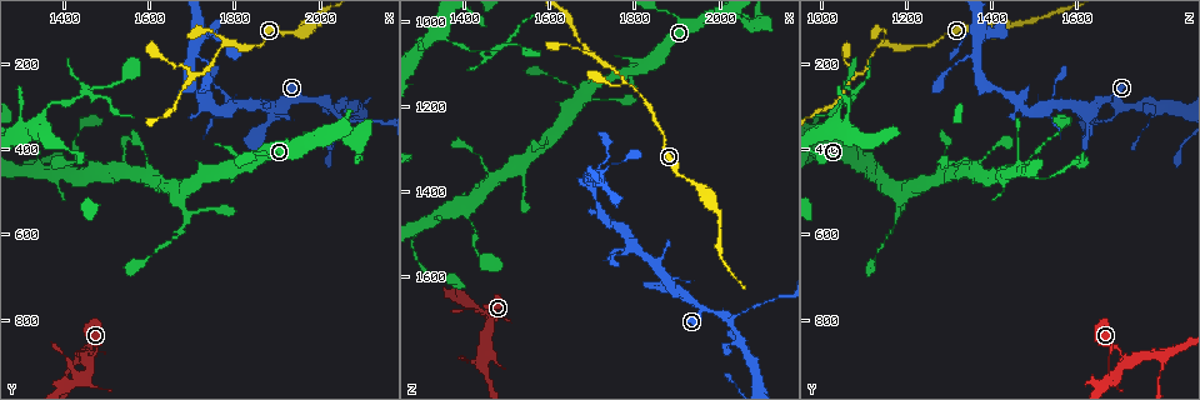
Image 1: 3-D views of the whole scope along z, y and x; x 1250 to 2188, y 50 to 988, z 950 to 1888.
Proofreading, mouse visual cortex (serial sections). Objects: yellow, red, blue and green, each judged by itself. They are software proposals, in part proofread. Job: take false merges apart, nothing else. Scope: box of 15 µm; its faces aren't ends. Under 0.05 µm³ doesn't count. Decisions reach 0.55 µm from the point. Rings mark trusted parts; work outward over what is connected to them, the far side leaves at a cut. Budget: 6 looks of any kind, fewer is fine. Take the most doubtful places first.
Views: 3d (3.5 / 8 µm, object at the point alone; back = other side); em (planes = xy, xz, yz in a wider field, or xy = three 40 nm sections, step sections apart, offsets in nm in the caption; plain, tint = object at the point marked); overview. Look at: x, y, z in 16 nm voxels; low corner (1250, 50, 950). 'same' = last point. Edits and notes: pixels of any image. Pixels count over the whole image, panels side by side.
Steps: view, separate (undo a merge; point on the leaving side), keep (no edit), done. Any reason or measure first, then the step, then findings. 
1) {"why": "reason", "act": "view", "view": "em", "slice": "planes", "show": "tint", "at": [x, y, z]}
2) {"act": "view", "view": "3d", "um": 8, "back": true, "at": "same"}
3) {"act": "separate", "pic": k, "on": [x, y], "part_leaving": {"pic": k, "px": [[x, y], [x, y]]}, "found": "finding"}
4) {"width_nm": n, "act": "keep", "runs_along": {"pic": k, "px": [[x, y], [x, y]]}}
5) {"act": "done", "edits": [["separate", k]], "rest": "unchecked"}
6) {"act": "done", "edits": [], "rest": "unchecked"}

{"why": "a fork", "act": "view", "view": "3d", "um": 3.5, "back": true, "at": [1780, 145, 1150]}

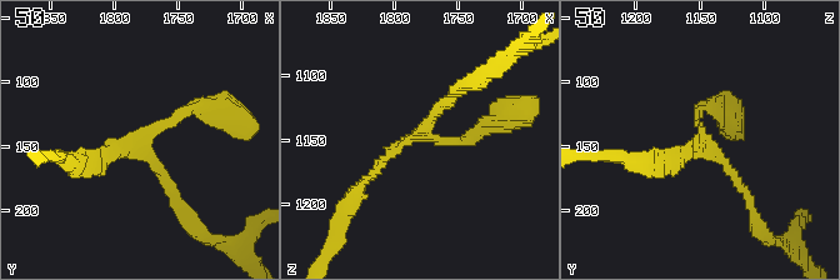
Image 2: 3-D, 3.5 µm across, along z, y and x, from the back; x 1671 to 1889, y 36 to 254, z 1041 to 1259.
{"why": "shape alone is not enough", "act": "view", "view": "em", "slice": "xy", "step": 3, "show": "tint", "at": [1784, 150, 1150]}

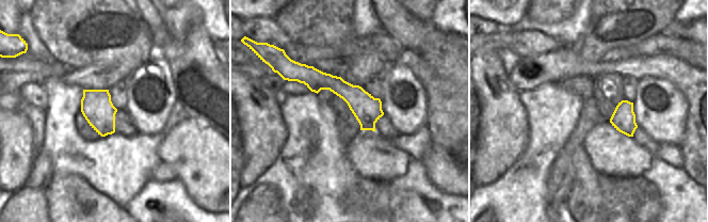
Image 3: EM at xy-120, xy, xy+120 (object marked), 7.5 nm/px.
{"act": "keep", "runs_along": {"pic": 2, "px": [[355, 193], [455, 93]]}, "found": "continuous, no second cell"}

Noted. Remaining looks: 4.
{"why": "a fork", "act": "view", "view": "3d", "um": 8, "back": true, "at": [1435, 875, 1790]}

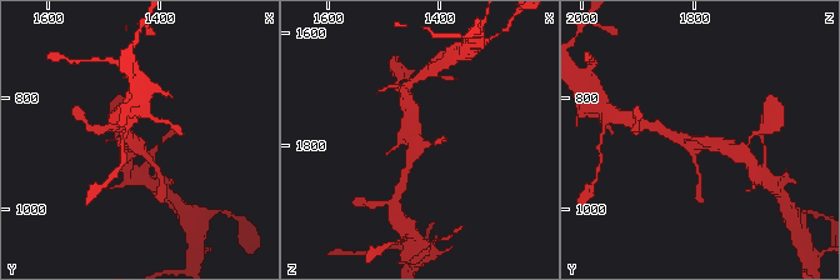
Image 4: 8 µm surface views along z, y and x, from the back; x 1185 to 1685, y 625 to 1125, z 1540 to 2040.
{"why": "closer look", "act": "view", "view": "3d", "um": 3.5, "at": [1440, 885, 1795]}

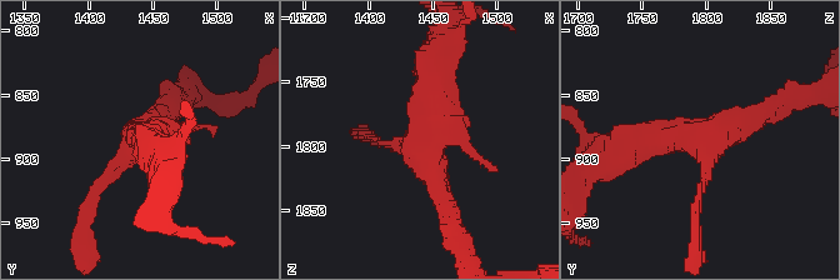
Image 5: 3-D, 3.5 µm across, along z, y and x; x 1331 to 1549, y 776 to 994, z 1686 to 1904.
{"why": "need the tissue", "act": "view", "view": "em", "slice": "planes", "show": "tint", "at": [1440, 882, 1798]}

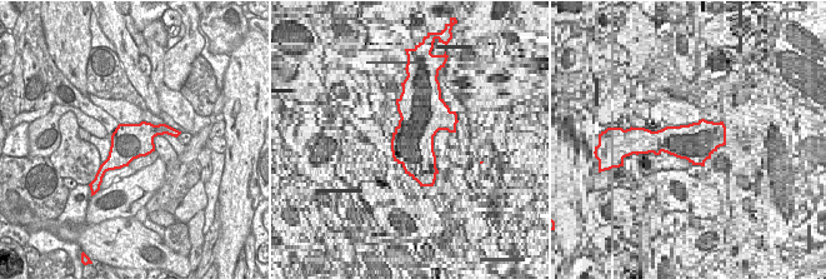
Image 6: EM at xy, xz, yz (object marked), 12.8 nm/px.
{"act": "keep", "runs_along": {"pic": 5, "px": [[624, 148], [740, 129], [771, 105]]}, "found": "continuous, no second cell"}

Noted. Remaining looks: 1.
{"act": "done", "edits": [], "rest": "unchecked"}

